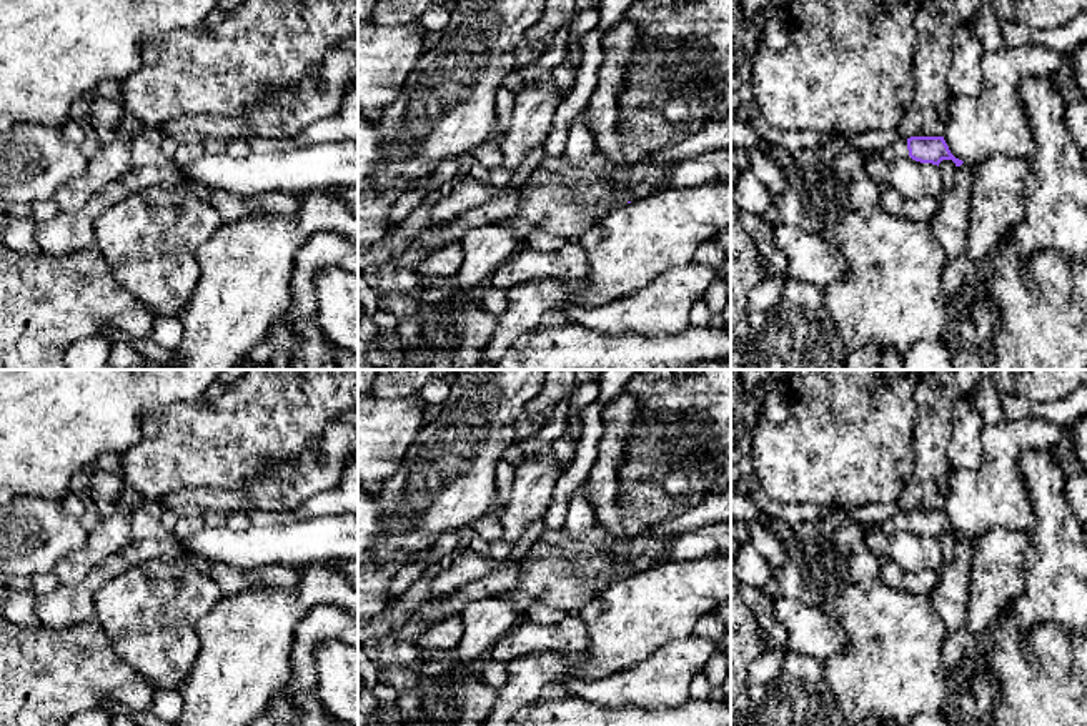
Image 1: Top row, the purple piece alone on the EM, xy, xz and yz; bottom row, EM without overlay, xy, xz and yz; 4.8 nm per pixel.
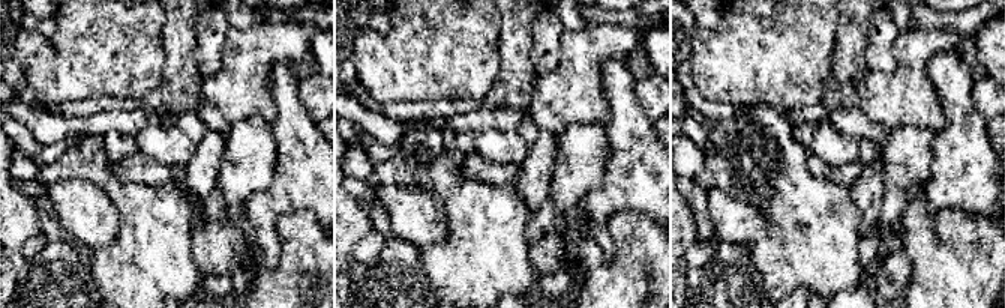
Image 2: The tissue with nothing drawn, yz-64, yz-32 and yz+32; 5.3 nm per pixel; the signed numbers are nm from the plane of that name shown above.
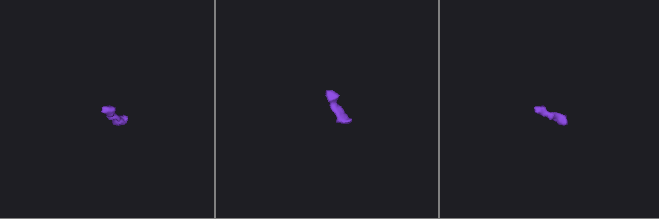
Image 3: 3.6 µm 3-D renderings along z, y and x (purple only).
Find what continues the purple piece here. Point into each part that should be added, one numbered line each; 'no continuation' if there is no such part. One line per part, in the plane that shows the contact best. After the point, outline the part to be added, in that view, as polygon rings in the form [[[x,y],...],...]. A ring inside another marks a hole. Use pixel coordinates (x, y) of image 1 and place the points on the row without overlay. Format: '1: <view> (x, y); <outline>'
1: yz (896, 523); [[[899,510],[894,516],[876,523],[876,525],[861,525],[864,533],[871,533],[874,530],[881,530],[884,531],[887,536],[892,536],[899,531],[906,531],[909,530],[909,523],[907,523],[907,513],[904,510]]]

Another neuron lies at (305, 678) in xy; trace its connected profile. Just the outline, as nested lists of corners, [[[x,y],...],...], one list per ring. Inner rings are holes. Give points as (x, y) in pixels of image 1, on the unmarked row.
[[[321,604],[313,608],[298,623],[290,656],[293,676],[283,688],[283,696],[300,696],[316,691],[315,648],[328,638],[358,643],[358,618],[340,606]]]

